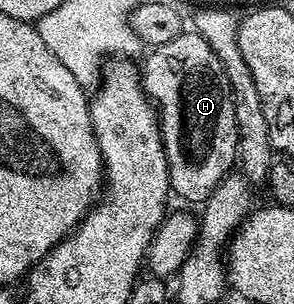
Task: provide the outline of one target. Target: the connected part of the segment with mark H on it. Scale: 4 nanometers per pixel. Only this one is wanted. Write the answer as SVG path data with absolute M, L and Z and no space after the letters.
M184 31L177 39L150 50L147 62L141 65L141 84L147 96L157 106L163 130L163 146L167 166L171 172L171 187L174 196L187 201L206 202L211 192L219 186L224 177L232 172L238 151L238 125L234 117L234 101L231 98L230 83L224 73L218 55L209 43L196 31Z

